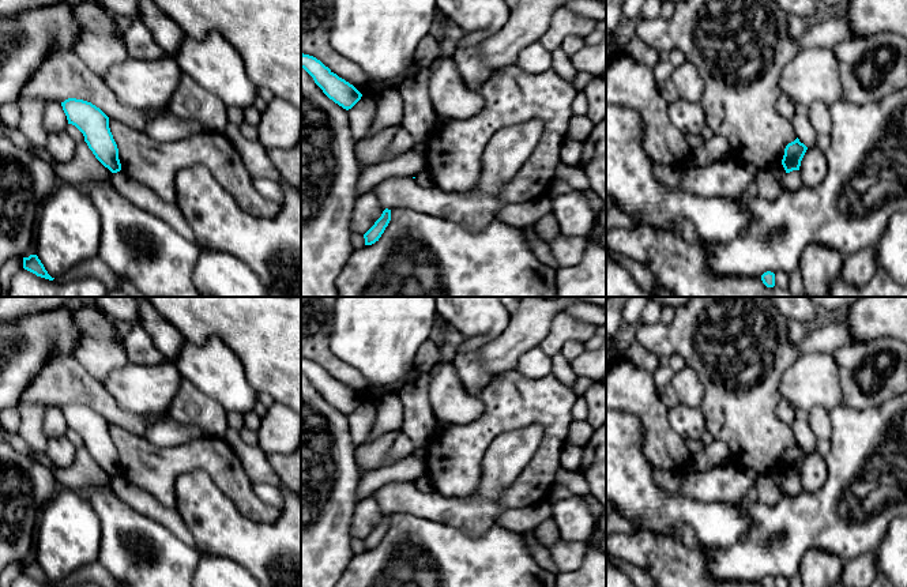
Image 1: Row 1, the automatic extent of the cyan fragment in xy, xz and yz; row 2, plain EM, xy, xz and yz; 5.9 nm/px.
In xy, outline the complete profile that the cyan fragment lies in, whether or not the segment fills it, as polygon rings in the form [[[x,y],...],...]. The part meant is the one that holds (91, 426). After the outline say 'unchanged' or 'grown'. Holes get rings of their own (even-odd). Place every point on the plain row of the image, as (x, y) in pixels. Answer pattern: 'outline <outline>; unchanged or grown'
outline [[[68,403],[61,407],[68,429],[75,430],[95,463],[112,477],[109,489],[136,512],[161,523],[202,557],[217,557],[203,550],[193,539],[180,513],[162,505],[147,490],[129,482],[118,464],[118,454],[109,433],[109,422],[91,407]]]; grown

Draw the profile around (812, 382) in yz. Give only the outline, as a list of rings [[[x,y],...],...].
[[[832,353],[802,354],[784,372],[779,384],[780,399],[797,410],[823,407],[831,411],[843,404],[839,370]]]

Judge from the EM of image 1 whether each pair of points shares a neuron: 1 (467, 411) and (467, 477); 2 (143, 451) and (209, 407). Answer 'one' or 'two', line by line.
1: two
2: two

